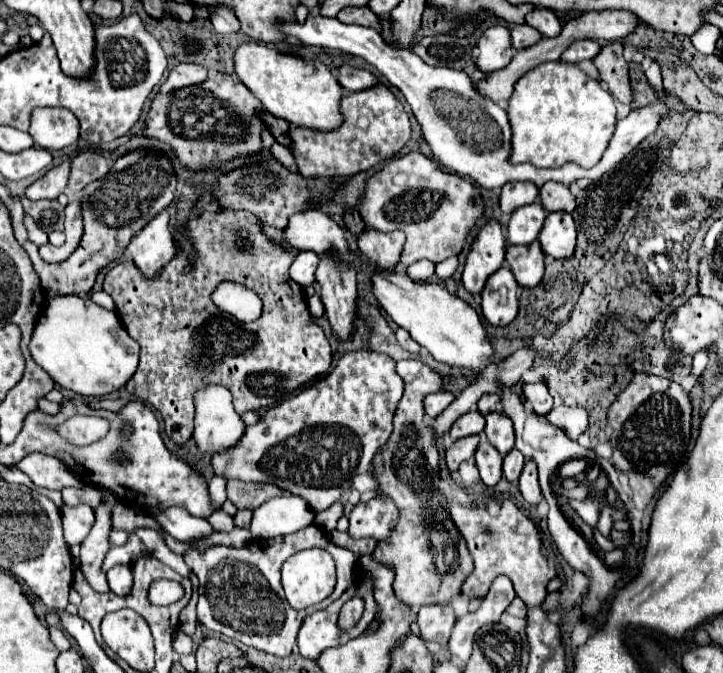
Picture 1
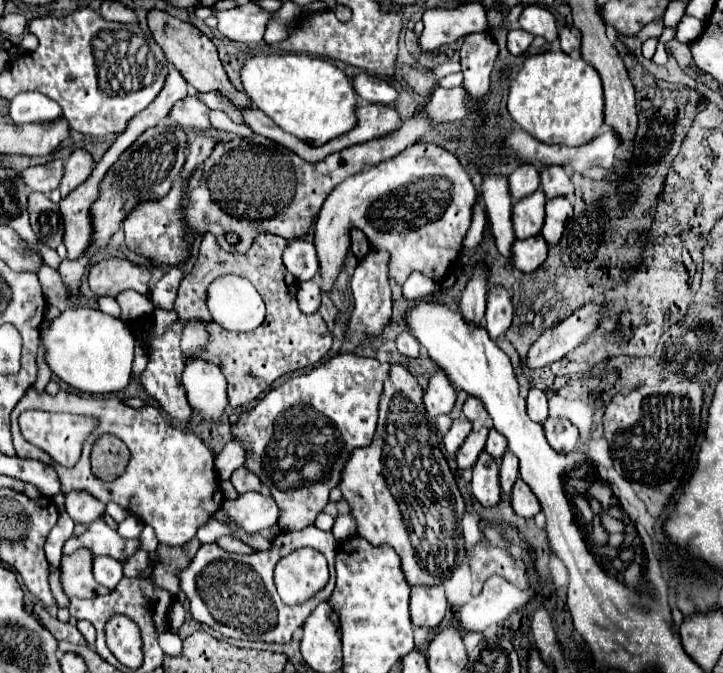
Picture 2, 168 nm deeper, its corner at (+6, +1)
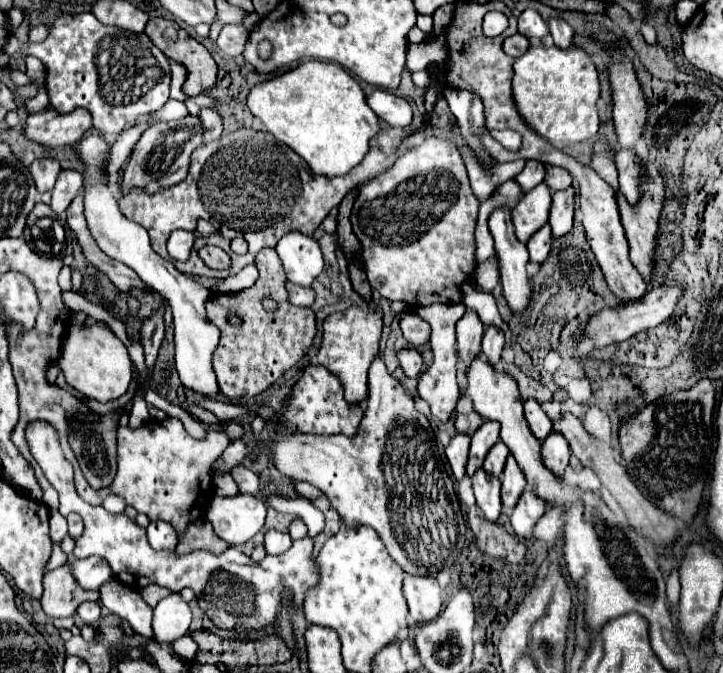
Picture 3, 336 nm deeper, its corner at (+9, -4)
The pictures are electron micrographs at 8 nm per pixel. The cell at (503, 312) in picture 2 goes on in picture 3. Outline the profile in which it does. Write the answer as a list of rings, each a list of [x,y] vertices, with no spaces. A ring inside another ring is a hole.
[[[494,325],[486,327],[484,339],[482,339],[482,353],[484,353],[484,357],[486,357],[492,365],[496,365],[496,363],[500,361],[502,347],[504,347],[504,333],[502,333],[498,327],[494,327]]]

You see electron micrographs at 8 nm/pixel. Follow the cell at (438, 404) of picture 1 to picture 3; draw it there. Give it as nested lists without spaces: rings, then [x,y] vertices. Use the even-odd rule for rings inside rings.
[[[432,303],[432,305],[418,307],[416,313],[424,321],[428,321],[432,327],[430,345],[432,345],[432,353],[434,353],[434,363],[418,379],[418,393],[430,405],[432,417],[446,423],[456,407],[458,397],[460,397],[460,389],[458,389],[458,381],[456,381],[456,331],[454,331],[454,327],[456,327],[456,321],[466,313],[466,307],[462,303],[460,305]]]

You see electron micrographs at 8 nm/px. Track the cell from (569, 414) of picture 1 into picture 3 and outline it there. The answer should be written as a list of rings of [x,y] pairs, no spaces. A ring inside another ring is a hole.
[[[552,431],[544,441],[542,441],[542,461],[548,469],[552,469],[556,475],[562,475],[564,469],[568,467],[570,459],[570,445],[564,439],[562,433]]]

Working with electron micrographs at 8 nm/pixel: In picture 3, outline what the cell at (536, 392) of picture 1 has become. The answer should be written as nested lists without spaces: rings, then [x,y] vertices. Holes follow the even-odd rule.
[[[534,397],[524,401],[524,415],[526,415],[526,421],[528,421],[532,433],[538,439],[544,439],[552,431],[552,421],[548,419],[548,415],[542,411],[540,403]]]

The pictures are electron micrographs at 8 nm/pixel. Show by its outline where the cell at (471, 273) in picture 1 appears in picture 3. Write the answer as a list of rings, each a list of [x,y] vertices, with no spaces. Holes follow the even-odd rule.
[[[466,309],[464,317],[456,323],[458,333],[458,355],[462,365],[470,365],[470,359],[474,359],[480,353],[480,341],[484,335],[484,325],[474,309]]]

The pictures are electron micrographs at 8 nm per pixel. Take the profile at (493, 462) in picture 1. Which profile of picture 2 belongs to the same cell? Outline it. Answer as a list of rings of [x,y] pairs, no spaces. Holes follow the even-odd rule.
[[[487,452],[479,454],[479,460],[473,468],[473,496],[481,502],[481,506],[491,508],[495,506],[501,498],[501,486],[499,486],[499,464],[493,460]]]

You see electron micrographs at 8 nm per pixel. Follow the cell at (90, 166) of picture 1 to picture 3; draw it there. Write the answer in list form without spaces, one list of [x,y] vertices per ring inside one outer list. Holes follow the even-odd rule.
[[[76,169],[60,171],[56,187],[54,187],[54,199],[50,203],[52,211],[62,215],[68,209],[70,201],[76,197],[76,193],[82,189],[82,185],[84,185],[84,175],[80,171]]]

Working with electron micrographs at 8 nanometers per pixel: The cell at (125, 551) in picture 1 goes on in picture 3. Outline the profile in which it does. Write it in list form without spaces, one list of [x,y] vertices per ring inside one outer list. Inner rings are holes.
[[[152,521],[146,527],[148,533],[148,543],[152,545],[152,549],[156,551],[174,551],[178,545],[178,537],[174,537],[174,529],[170,529],[170,525],[166,525],[164,521]]]

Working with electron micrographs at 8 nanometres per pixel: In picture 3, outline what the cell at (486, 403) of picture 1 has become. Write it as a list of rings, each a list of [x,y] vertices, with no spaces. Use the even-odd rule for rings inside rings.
[[[456,413],[456,431],[472,435],[482,425],[482,419],[478,413]]]

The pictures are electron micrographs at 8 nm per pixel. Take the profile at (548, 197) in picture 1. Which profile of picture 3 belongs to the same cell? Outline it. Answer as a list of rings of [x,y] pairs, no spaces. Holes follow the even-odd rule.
[[[546,165],[546,177],[544,177],[544,183],[552,189],[552,191],[562,191],[562,189],[568,189],[572,185],[572,177],[566,169],[562,167],[552,167],[552,165]]]

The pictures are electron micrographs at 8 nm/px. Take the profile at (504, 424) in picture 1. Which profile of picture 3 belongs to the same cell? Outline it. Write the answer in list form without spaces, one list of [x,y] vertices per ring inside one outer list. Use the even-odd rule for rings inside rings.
[[[498,441],[498,445],[494,445],[494,449],[490,449],[490,453],[484,457],[484,469],[492,475],[500,475],[504,469],[508,457],[508,449],[502,441]]]

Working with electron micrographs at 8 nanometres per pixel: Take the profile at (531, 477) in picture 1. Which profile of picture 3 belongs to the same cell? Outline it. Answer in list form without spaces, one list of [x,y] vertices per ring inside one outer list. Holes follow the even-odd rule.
[[[526,489],[522,493],[522,497],[518,499],[514,511],[512,511],[512,527],[514,533],[518,537],[530,537],[532,535],[532,527],[536,525],[536,521],[542,517],[542,513],[546,511],[546,503],[542,503],[538,497],[534,497],[534,491]]]

